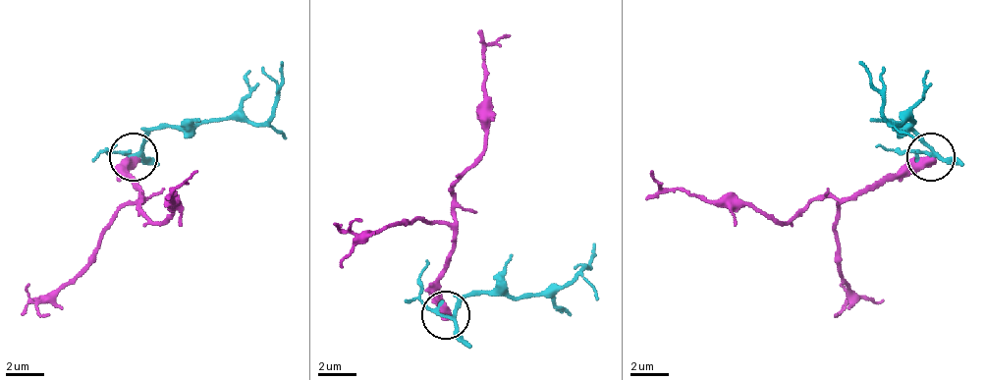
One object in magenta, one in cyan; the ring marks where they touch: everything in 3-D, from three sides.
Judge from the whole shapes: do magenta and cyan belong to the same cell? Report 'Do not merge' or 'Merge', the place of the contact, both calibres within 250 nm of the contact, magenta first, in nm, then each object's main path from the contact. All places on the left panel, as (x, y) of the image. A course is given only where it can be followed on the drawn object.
Do not merge. Place: (134, 157). Thickness 550 nm (magenta) against 170 nm. Course of magenta: (133, 158), (128, 172), (151, 220), (171, 210), (171, 191), (199, 172). Course of cyan: (133, 153), (166, 125), (238, 120), (261, 125), (276, 96), (280, 63)

